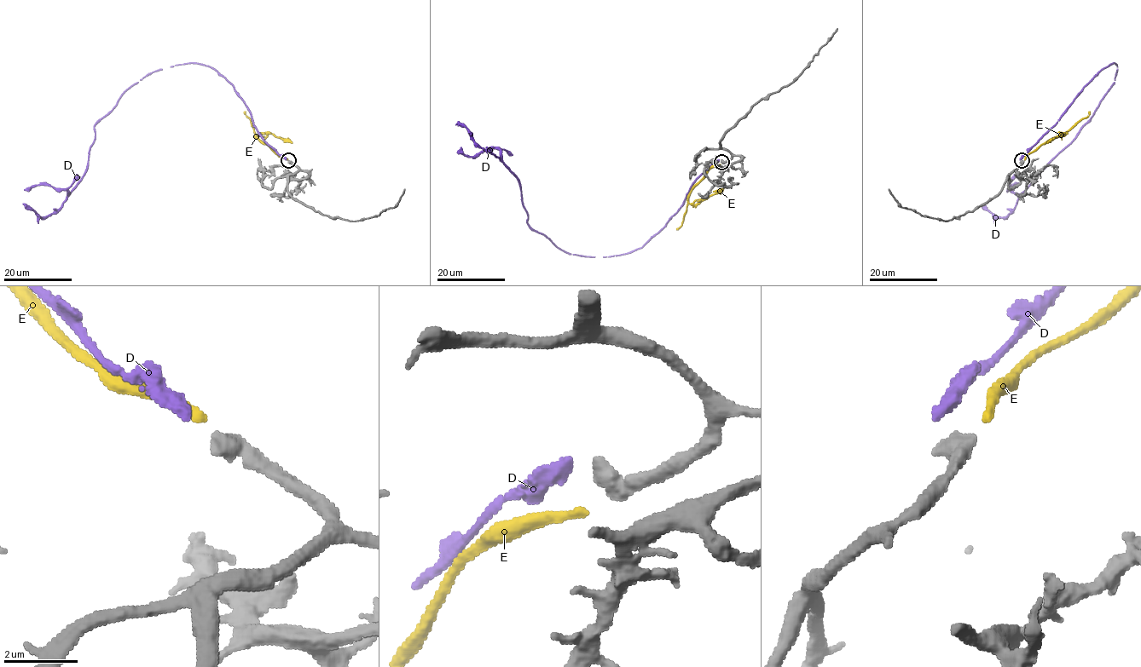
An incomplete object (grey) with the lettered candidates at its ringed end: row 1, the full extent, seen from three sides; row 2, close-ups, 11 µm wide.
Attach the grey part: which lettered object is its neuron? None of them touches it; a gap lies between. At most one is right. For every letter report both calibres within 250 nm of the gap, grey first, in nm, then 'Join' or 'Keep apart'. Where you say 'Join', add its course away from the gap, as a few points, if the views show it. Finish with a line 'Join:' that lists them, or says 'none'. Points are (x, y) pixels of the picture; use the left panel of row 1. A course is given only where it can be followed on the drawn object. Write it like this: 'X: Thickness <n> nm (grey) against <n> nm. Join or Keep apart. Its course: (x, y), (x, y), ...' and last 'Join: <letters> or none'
D: Thickness 500 nm (grey) against 400 nm. Keep apart
E: Thickness 500 nm (grey) against 240 nm. Join. Its course: (287, 160), (255, 135), (271, 133), (292, 143)
Join: E

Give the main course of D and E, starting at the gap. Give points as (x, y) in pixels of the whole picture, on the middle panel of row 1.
D: (719, 160), (641, 247), (581, 255), (561, 250), (529, 226), (518, 179), (455, 124)
E: (721, 164), (714, 165), (709, 170), (692, 191), (688, 202), (699, 204), (725, 186)

